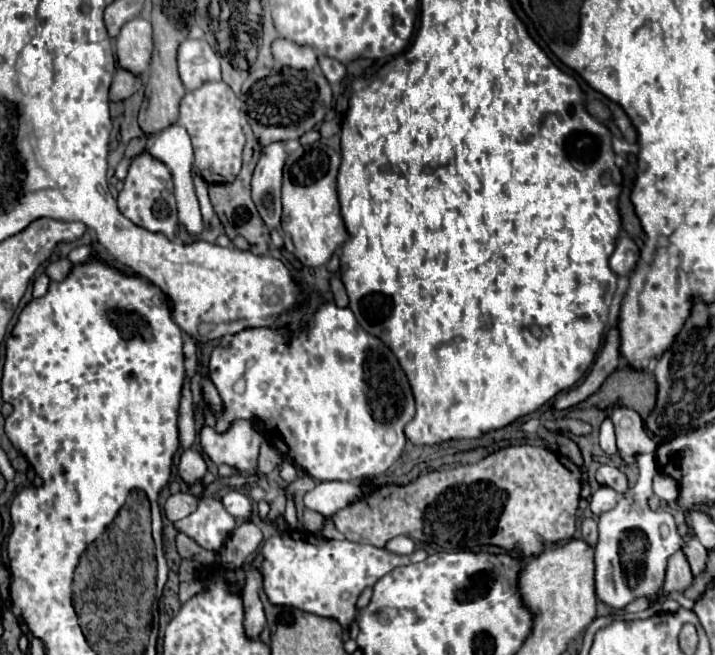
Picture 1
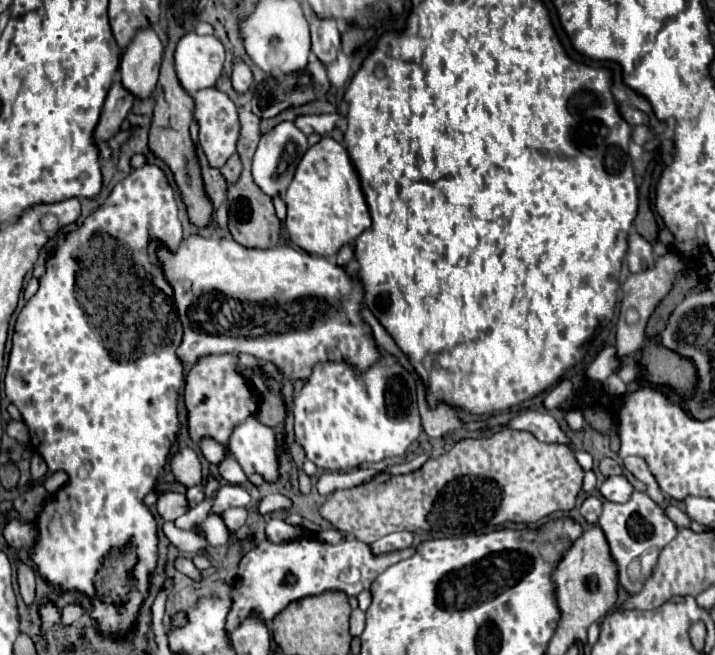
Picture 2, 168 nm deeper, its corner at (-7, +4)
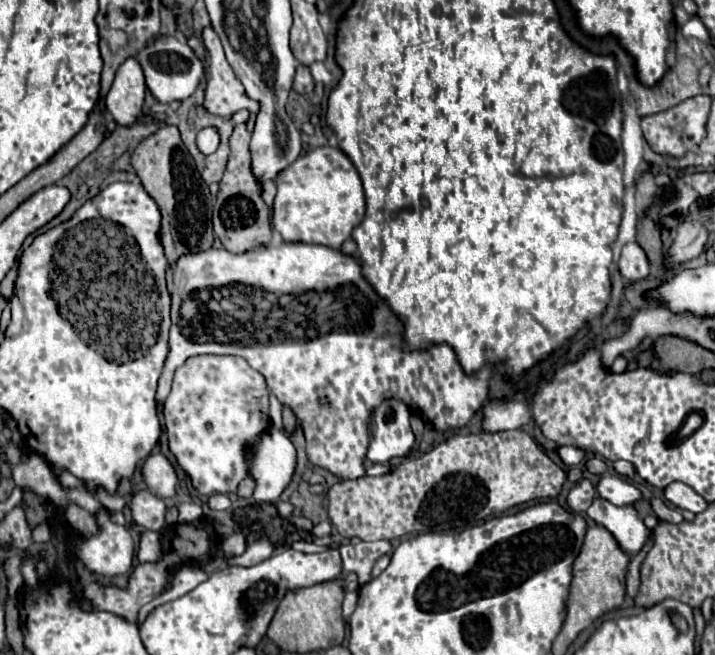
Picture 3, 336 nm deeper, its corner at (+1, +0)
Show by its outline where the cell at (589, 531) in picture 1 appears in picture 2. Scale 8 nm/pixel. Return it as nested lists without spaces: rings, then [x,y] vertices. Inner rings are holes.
[[[588,497],[588,499],[582,503],[582,507],[580,507],[582,517],[584,517],[588,523],[592,523],[592,525],[598,523],[600,511],[602,511],[602,499],[598,499],[598,497]]]

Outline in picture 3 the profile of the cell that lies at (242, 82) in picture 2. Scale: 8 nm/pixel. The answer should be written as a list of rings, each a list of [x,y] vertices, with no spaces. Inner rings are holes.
[[[204,27],[200,37],[210,59],[206,69],[208,73],[206,73],[206,89],[204,89],[202,107],[208,113],[220,115],[220,117],[228,117],[238,109],[248,109],[250,113],[256,113],[258,105],[244,95],[244,89],[240,81],[236,79],[232,67],[228,65],[224,49],[214,29]]]

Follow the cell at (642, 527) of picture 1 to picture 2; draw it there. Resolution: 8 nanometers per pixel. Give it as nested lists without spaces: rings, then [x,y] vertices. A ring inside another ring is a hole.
[[[634,491],[626,503],[604,501],[598,525],[604,531],[606,541],[610,545],[610,555],[612,555],[612,561],[616,563],[616,569],[618,569],[618,583],[630,595],[638,593],[642,589],[644,581],[652,575],[652,569],[658,563],[660,551],[664,549],[666,543],[670,543],[678,535],[678,527],[670,521],[670,517],[664,513],[664,509],[660,505],[656,505],[648,497],[648,493],[642,493],[642,491]],[[634,559],[640,561],[640,577],[638,577],[638,581],[632,583],[628,579],[628,565]]]

